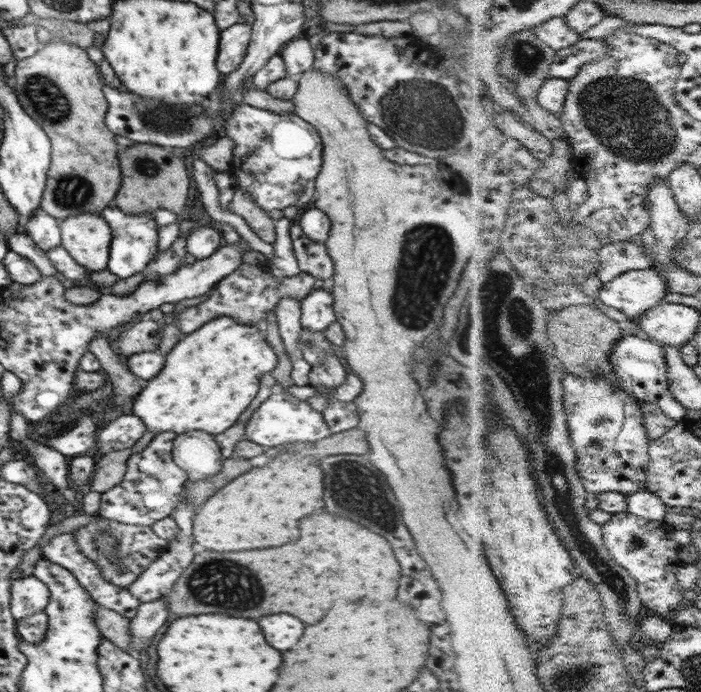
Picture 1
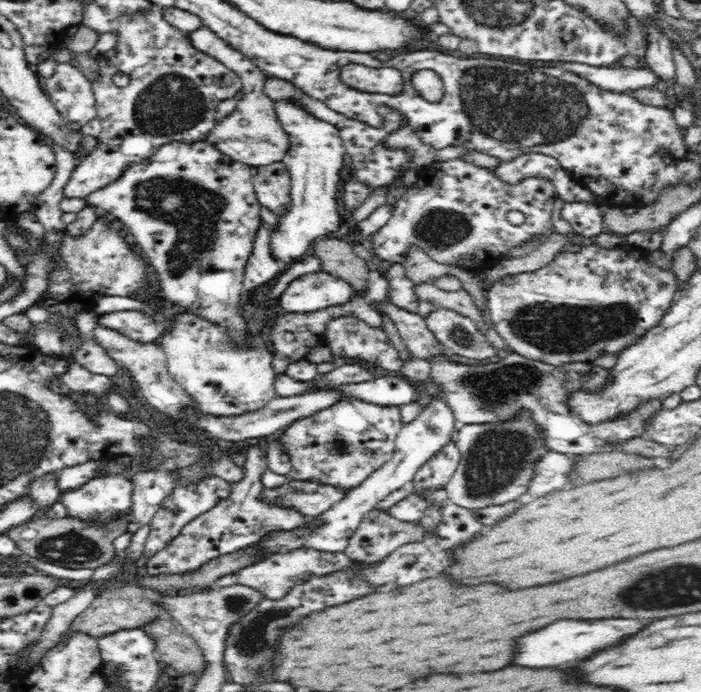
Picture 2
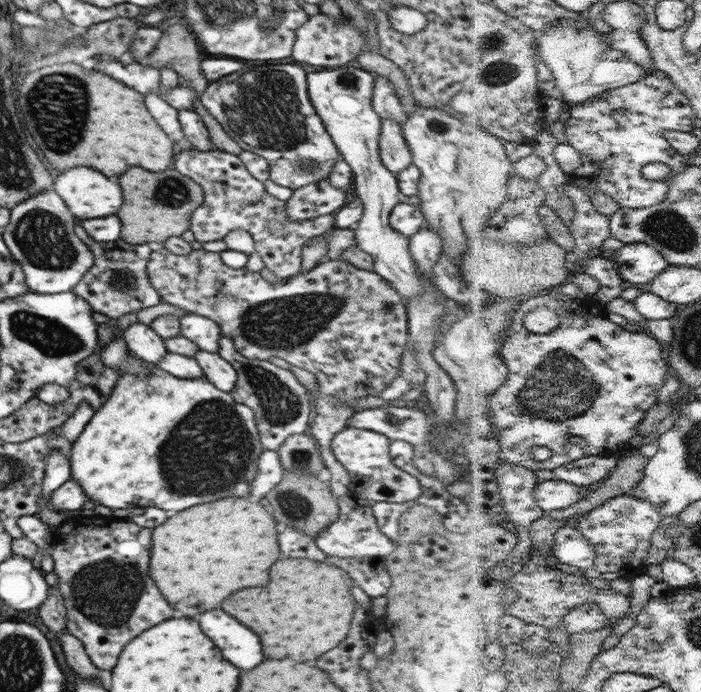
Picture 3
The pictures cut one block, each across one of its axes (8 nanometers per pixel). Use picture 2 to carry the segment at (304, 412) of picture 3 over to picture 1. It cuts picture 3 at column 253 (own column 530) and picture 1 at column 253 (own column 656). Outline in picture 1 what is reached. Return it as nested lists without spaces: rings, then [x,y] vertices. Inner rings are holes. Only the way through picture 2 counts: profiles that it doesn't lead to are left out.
[[[266,380],[266,382],[262,384],[262,388],[258,391],[257,396],[252,400],[249,407],[237,418],[237,421],[224,432],[214,435],[215,441],[218,443],[222,456],[225,459],[235,456],[233,450],[238,441],[244,440],[245,424],[248,422],[248,419],[264,400],[267,400],[274,394],[274,392],[270,391],[272,384],[274,384],[274,380],[270,380],[270,384],[268,384],[268,380]]]

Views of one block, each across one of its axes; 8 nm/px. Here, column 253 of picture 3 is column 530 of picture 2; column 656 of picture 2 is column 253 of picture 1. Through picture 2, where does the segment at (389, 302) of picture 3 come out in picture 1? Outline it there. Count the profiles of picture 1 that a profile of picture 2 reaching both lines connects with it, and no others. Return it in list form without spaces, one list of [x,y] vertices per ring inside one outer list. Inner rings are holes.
[[[242,262],[237,270],[220,280],[220,283],[210,290],[210,294],[204,302],[186,307],[178,313],[175,316],[174,324],[180,328],[180,332],[190,334],[190,332],[198,330],[202,324],[210,323],[210,320],[217,319],[219,316],[231,316],[238,324],[260,326],[263,329],[269,312],[275,312],[280,300],[294,298],[298,302],[302,302],[314,291],[316,281],[310,274],[302,272],[286,279],[274,279],[268,270]]]

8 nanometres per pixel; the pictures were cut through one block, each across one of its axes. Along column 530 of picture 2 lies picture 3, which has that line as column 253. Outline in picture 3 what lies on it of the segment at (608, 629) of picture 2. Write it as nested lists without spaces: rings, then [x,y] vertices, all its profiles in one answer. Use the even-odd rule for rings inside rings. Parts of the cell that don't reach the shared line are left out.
[[[224,610],[204,612],[198,618],[198,624],[234,666],[250,670],[264,660],[260,638]]]

